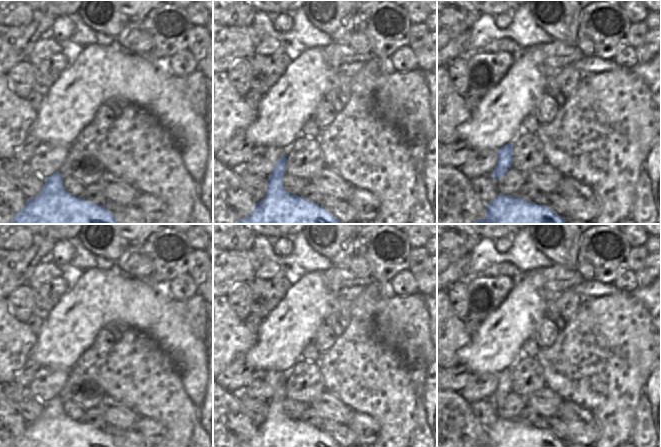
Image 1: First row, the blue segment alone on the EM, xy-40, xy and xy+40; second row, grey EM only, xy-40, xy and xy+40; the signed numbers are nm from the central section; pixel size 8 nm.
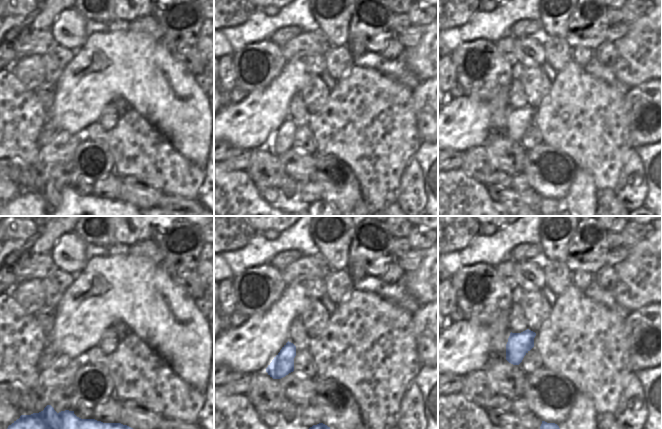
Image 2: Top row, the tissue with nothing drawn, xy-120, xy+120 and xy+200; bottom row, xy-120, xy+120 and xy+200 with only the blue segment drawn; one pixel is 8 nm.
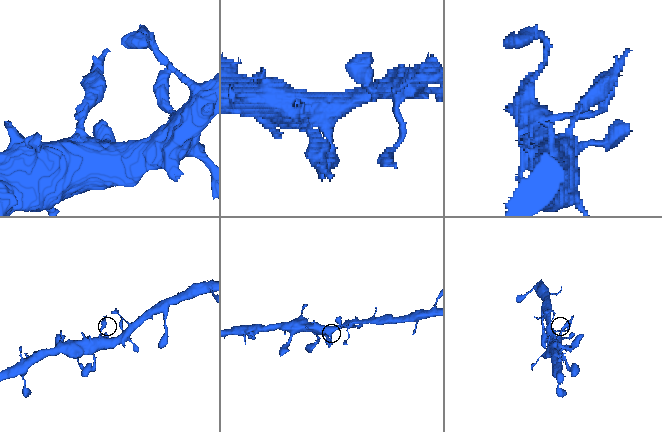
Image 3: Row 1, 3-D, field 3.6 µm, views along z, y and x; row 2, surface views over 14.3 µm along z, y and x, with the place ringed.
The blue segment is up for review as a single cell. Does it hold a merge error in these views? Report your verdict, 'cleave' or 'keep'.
keep

